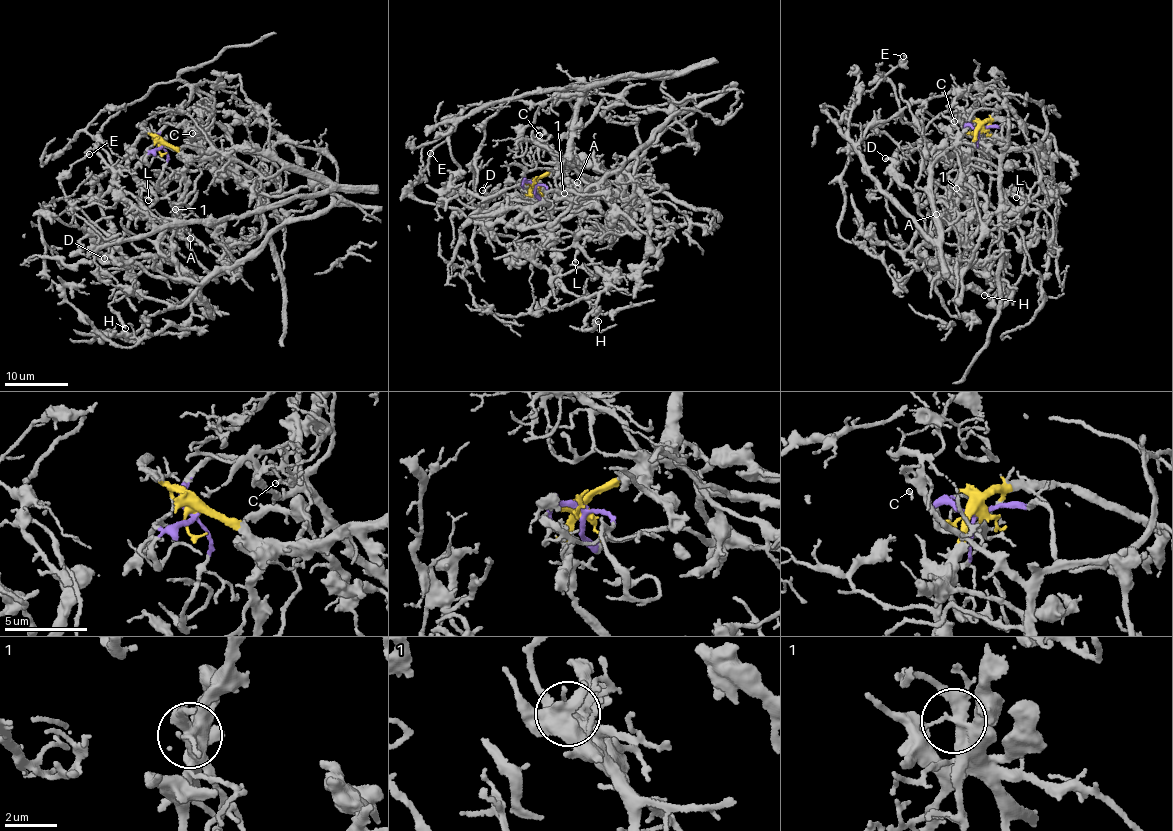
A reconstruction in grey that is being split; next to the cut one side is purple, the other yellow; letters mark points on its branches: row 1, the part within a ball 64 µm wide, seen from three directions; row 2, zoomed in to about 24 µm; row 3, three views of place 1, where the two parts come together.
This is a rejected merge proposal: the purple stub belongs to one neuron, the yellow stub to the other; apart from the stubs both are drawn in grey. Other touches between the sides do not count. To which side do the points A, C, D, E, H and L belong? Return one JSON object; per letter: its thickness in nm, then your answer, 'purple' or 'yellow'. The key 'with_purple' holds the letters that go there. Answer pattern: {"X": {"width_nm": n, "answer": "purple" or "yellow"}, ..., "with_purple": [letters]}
{"A": {"width_nm": 180, "answer": "purple"}, "C": {"width_nm": 150, "answer": "purple"}, "D": {"width_nm": 260, "answer": "yellow"}, "E": {"width_nm": 170, "answer": "yellow"}, "H": {"width_nm": 190, "answer": "yellow"}, "L": {"width_nm": 190, "answer": "yellow"}, "with_purple": ["A", "C"]}

